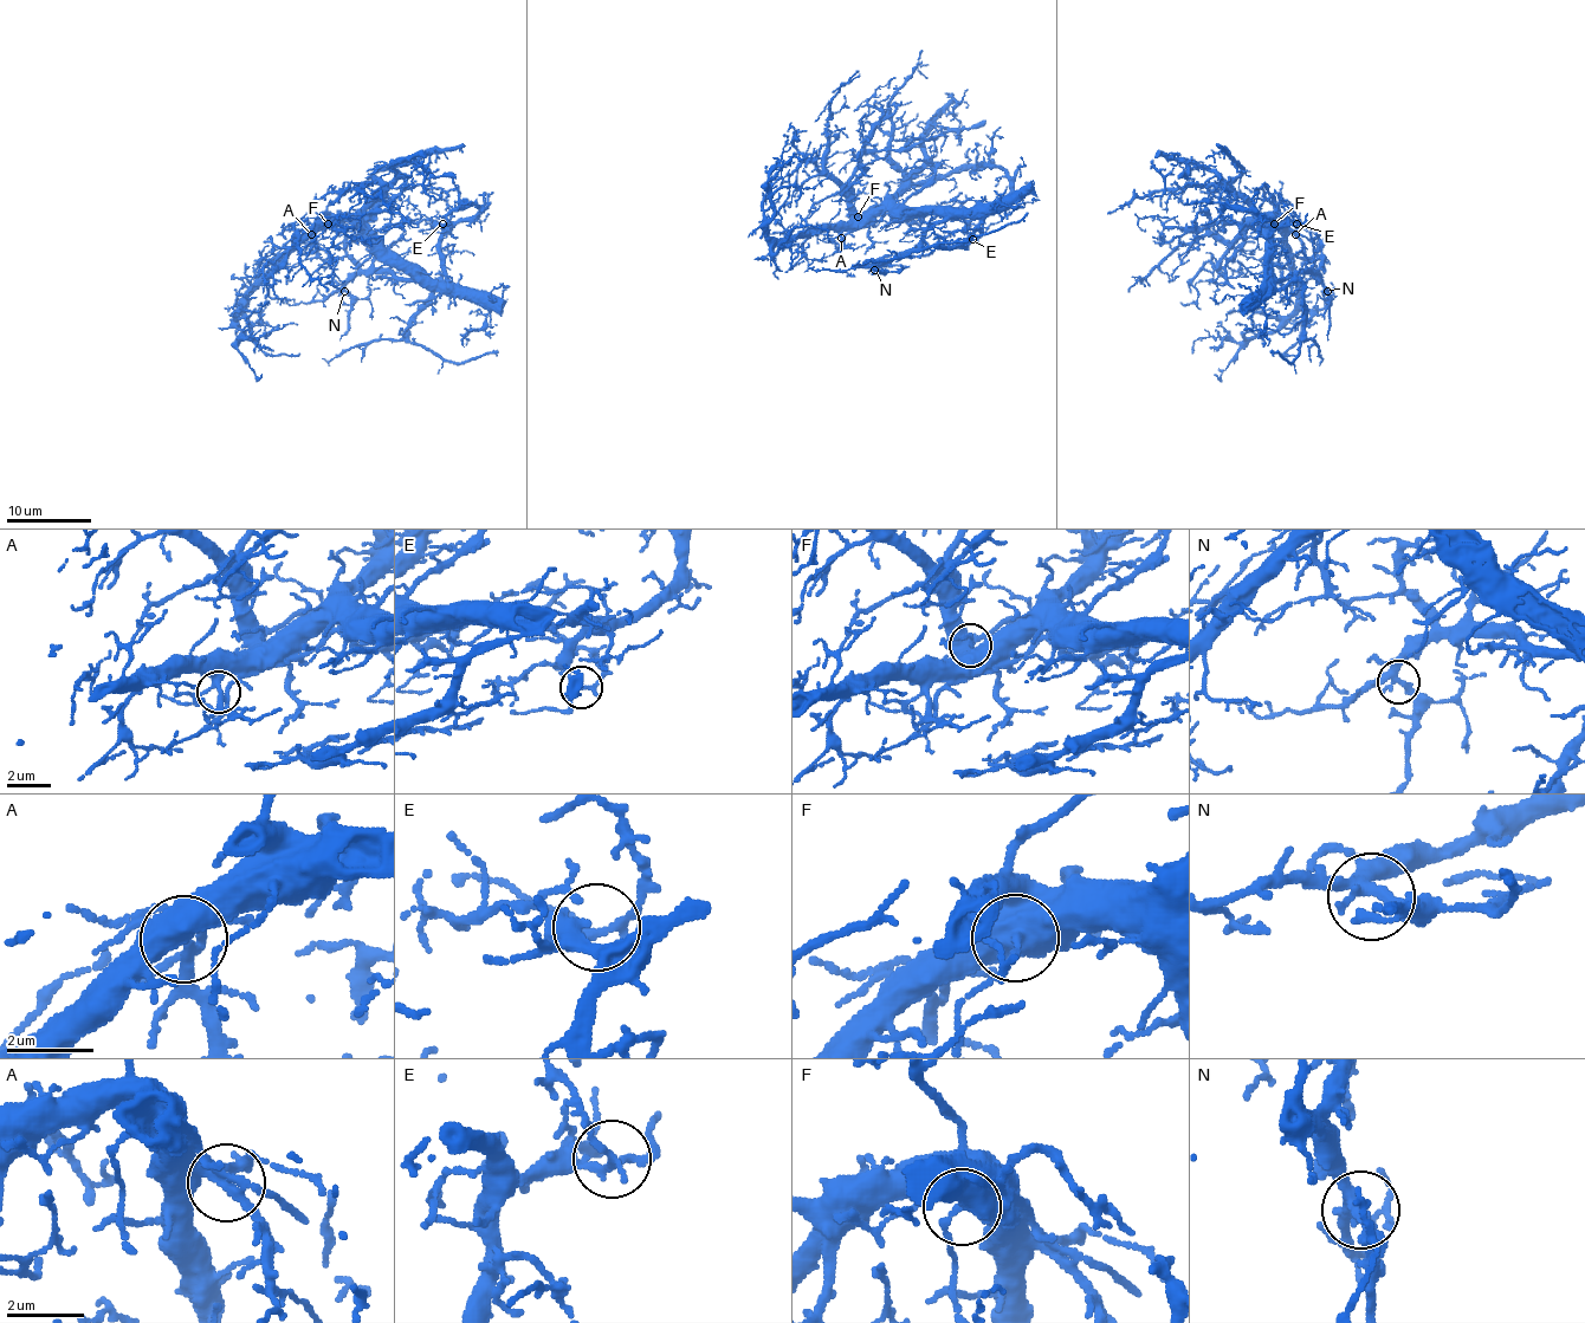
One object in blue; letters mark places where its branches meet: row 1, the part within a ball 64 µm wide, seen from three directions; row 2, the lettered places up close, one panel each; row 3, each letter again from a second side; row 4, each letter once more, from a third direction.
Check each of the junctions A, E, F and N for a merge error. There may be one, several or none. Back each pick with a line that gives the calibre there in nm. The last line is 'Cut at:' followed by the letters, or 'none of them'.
Cut at: none of them

